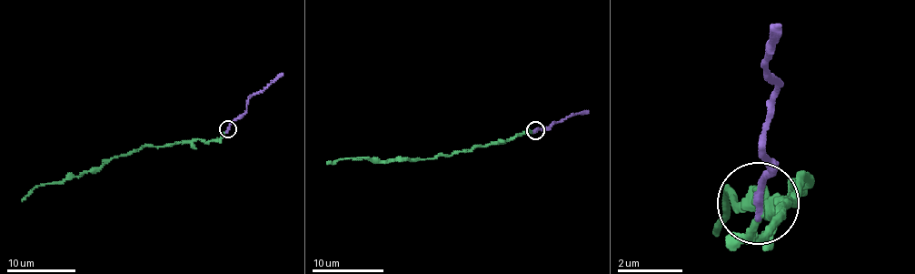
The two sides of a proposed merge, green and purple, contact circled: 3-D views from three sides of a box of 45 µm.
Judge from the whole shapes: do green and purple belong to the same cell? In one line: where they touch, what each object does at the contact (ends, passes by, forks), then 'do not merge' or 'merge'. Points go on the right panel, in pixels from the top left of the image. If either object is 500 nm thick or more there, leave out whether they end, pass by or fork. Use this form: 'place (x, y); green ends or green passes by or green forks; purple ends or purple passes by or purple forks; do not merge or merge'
place (758, 203); green ends; purple ends; merge

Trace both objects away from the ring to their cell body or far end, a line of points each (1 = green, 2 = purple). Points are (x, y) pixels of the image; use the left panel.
1: (227, 129), (219, 139), (140, 147), (105, 159), (99, 167), (84, 171), (78, 177), (41, 184), (22, 201)
2: (227, 129), (244, 112), (250, 98), (262, 92), (283, 73)

